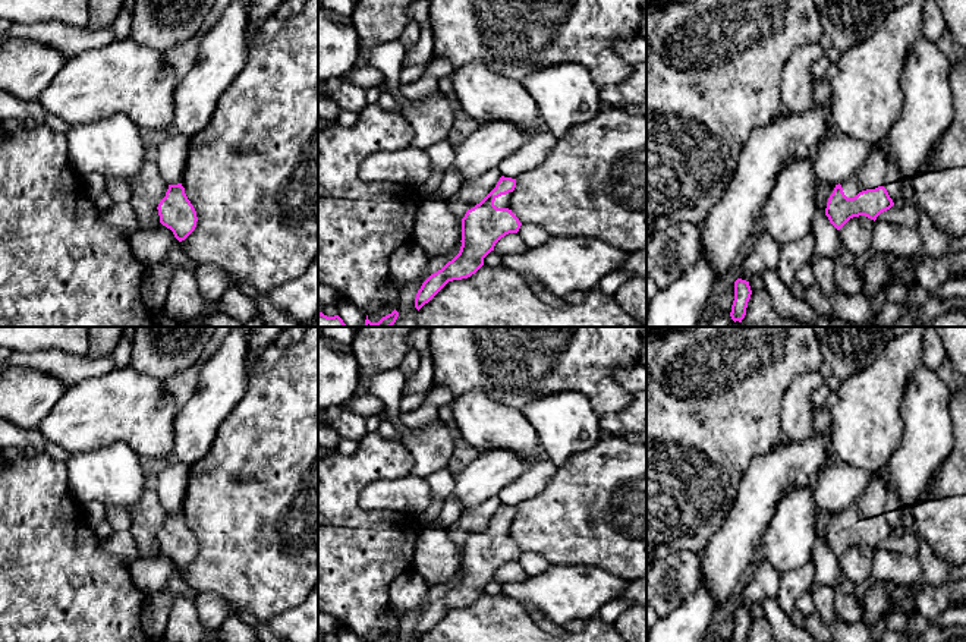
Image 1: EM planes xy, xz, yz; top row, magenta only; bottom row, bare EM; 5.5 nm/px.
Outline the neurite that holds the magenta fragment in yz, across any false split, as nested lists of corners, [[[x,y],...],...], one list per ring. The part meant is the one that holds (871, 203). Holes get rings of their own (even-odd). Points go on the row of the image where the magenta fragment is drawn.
[[[887,139],[874,144],[866,161],[849,179],[836,185],[825,215],[837,230],[859,215],[875,221],[881,213],[894,205],[884,188],[890,155]]]

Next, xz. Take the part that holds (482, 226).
[[[501,176],[493,191],[479,204],[466,211],[462,218],[460,251],[422,283],[415,298],[418,311],[449,281],[475,274],[501,237],[519,232],[522,223],[509,208],[515,188],[516,179]]]

